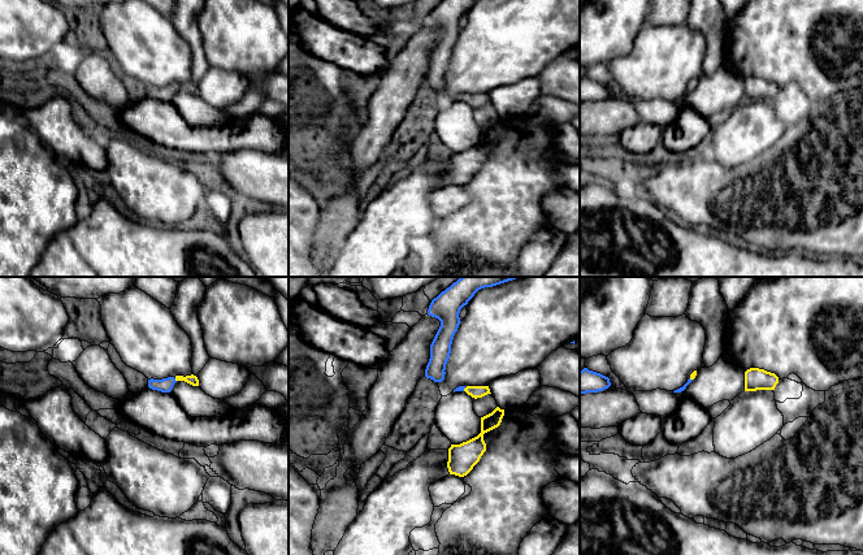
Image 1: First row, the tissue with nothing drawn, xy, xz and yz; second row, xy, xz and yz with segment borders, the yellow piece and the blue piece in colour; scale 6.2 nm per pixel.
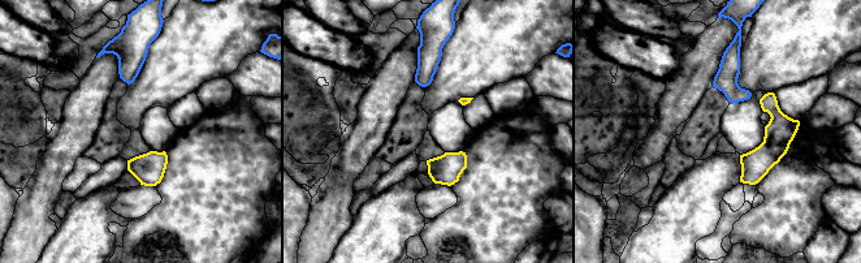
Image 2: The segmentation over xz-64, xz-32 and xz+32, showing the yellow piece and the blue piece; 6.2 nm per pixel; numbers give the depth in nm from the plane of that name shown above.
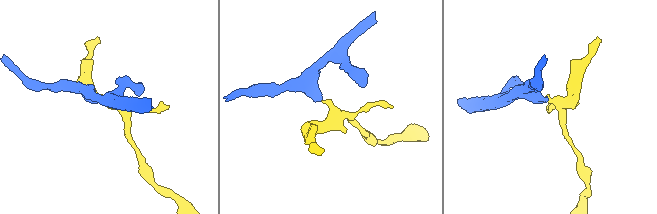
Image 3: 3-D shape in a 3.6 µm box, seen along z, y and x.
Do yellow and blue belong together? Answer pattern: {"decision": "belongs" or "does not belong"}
{"decision": "belongs"}

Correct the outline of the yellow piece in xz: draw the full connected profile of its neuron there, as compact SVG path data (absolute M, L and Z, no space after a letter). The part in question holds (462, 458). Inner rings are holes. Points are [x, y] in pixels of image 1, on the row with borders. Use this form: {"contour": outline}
{"contour": "M496 407L491 413L481 417L481 433L477 437L460 445L451 445L447 461L450 474L464 477L473 469L486 451L483 434L498 428L503 416L504 409Z"}

